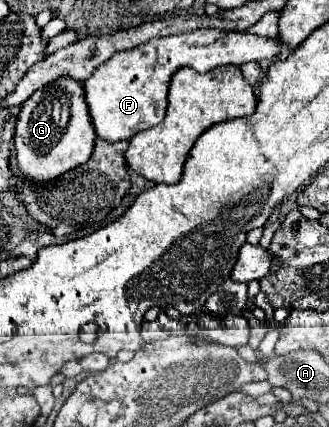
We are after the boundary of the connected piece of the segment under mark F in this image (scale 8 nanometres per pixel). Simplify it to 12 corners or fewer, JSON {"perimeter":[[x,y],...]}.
{"perimeter":[[210,28],[154,38],[84,82],[96,134],[160,124],[178,68],[204,74],[280,52]]}

